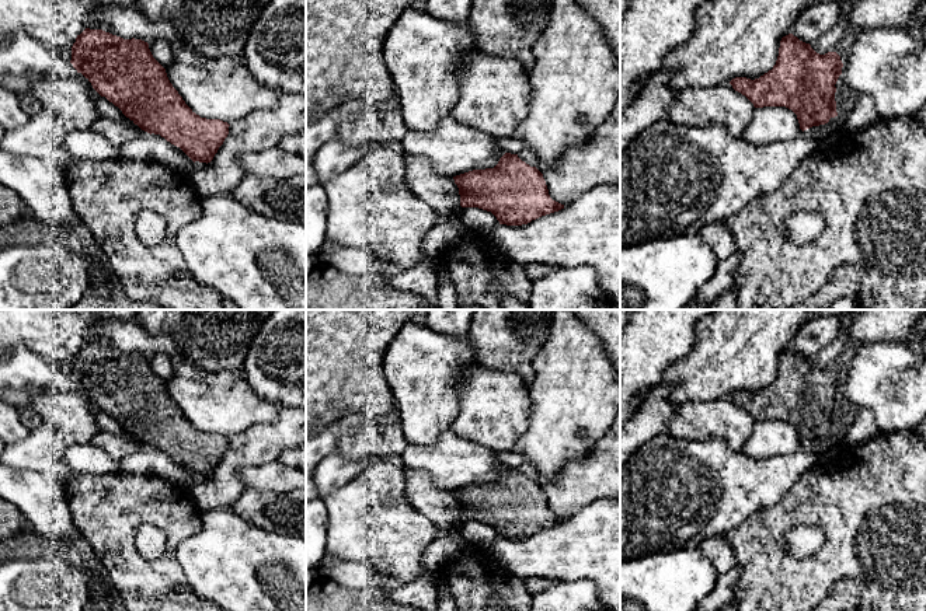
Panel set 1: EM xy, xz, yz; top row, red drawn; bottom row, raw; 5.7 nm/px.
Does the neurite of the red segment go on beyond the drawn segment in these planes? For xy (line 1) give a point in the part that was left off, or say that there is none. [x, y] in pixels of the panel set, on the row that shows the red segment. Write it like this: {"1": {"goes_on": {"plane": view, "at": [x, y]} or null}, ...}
{"1": {"goes_on": null}}

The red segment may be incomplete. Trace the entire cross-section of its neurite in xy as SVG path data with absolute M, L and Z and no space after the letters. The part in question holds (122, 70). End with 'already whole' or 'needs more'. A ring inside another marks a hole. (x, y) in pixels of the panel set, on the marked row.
M86 28L72 46L70 63L135 125L150 135L160 135L194 163L210 163L229 135L227 122L201 118L185 104L166 69L153 57L149 43L142 39L123 39L102 29Z; already whole

